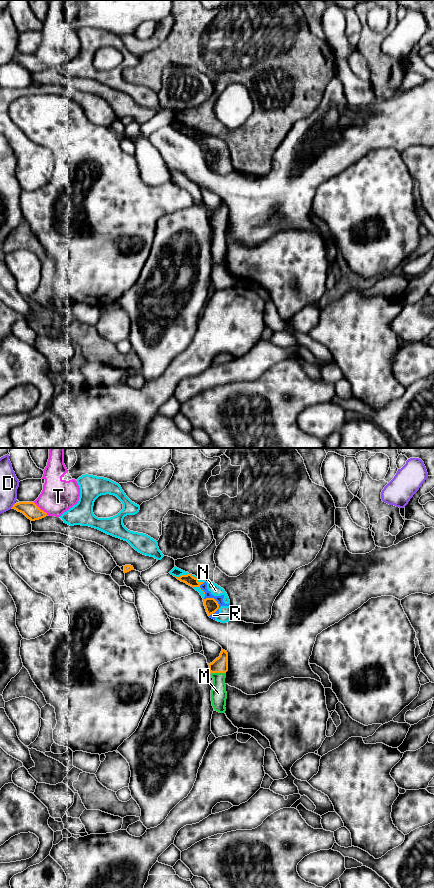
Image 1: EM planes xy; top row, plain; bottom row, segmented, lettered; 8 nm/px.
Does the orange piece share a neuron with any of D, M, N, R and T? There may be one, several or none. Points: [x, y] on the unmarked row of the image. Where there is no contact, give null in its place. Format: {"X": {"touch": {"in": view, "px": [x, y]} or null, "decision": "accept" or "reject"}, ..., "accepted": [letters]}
{"D": {"touch": {"in": "xy", "px": [13, 57]}, "decision": "reject"}, "M": {"touch": {"in": "xy", "px": [218, 224]}, "decision": "accept"}, "N": {"touch": {"in": "xy", "px": [197, 131]}, "decision": "reject"}, "R": {"touch": {"in": "xy", "px": [218, 159]}, "decision": "reject"}, "T": {"touch": {"in": "xy", "px": [40, 61]}, "decision": "reject"}, "accepted": ["M"]}

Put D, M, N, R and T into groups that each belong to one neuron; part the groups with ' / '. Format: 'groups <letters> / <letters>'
groups D / M / N R / T

